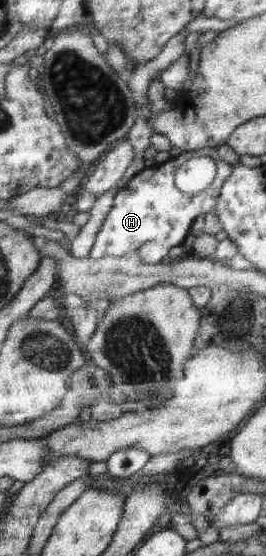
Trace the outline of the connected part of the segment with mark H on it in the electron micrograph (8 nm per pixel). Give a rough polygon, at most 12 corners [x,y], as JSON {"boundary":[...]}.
{"boundary":[[188,152],[144,169],[117,191],[91,258],[138,252],[160,263],[207,194],[173,186]]}

